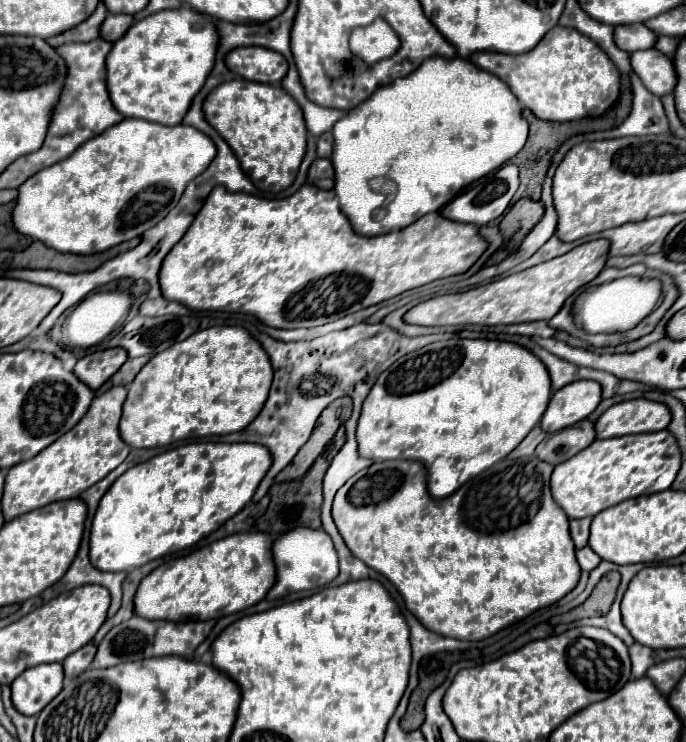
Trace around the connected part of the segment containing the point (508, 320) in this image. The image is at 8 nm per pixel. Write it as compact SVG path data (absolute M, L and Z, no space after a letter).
M594 239L582 243L568 251L562 257L554 257L546 263L540 263L532 269L508 275L500 281L492 281L480 285L476 289L432 297L428 301L412 307L404 321L410 325L512 325L512 323L528 323L528 321L548 321L552 319L564 305L564 301L582 285L590 283L606 265L610 243L606 239Z

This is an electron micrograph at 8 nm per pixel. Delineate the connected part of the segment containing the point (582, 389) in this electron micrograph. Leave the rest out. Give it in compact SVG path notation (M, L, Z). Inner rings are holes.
M574 381L556 391L542 415L540 427L546 433L562 431L586 419L600 403L600 385L596 381Z

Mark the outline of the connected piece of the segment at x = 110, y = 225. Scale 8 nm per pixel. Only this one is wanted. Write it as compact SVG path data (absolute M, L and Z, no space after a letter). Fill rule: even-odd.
M122 119L102 135L80 145L68 159L38 171L18 187L12 221L18 233L42 241L60 253L92 255L122 241L140 237L160 223L180 201L186 185L200 175L216 155L216 145L208 135L190 125L156 125L140 119Z

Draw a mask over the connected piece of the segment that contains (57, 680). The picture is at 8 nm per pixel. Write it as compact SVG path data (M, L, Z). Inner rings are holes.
M60 663L36 665L14 679L12 703L22 715L38 715L60 691L64 671Z

